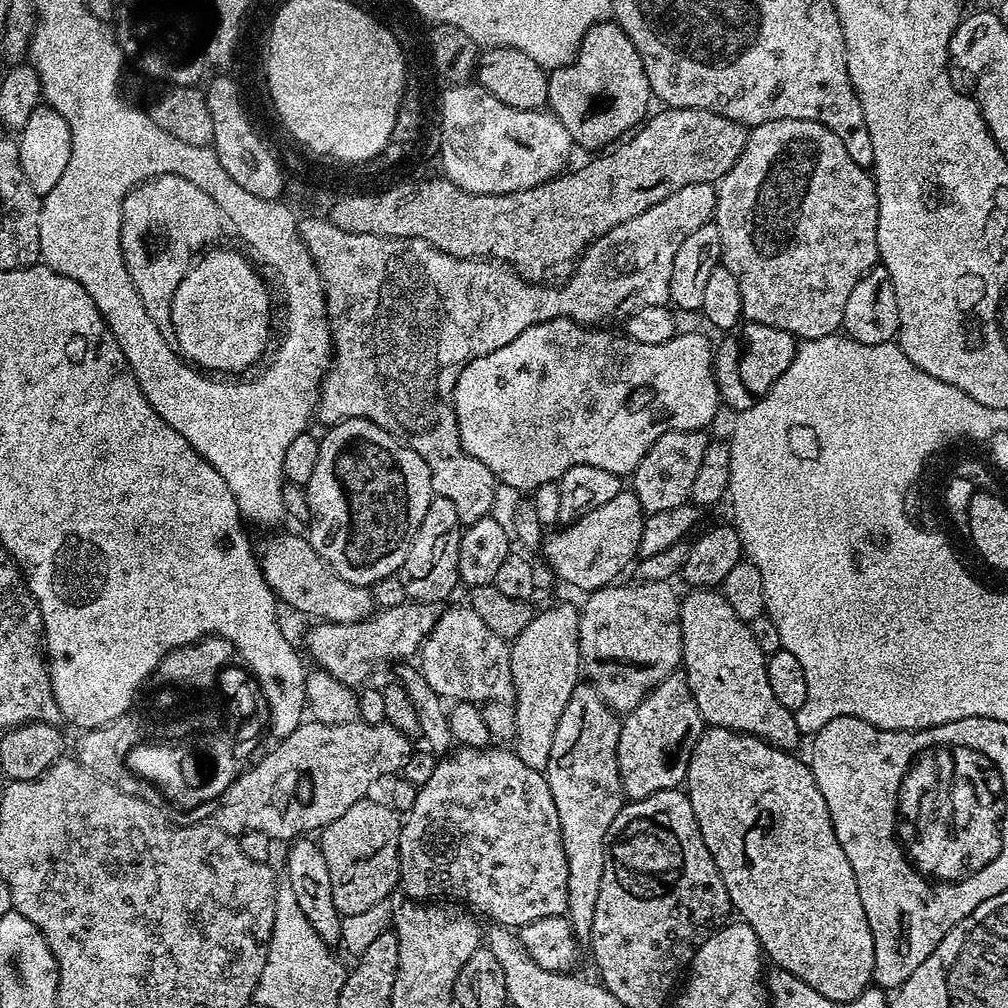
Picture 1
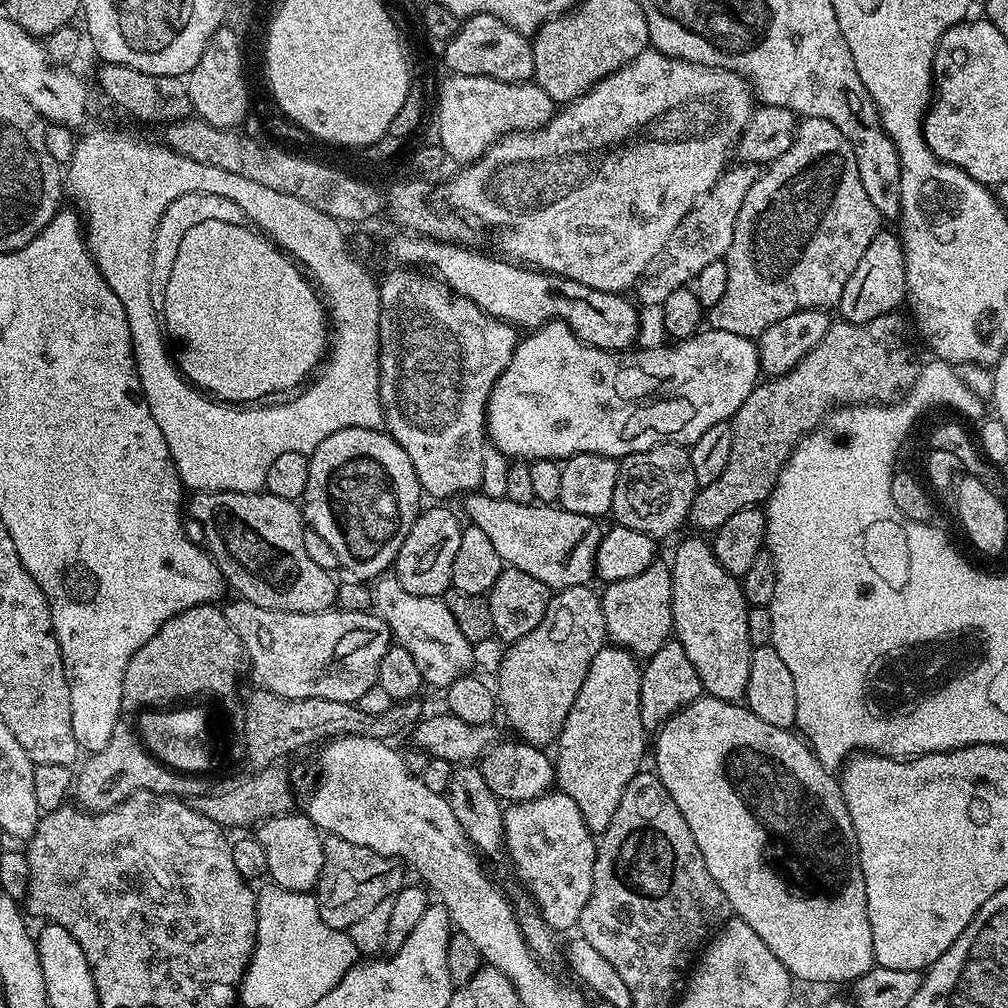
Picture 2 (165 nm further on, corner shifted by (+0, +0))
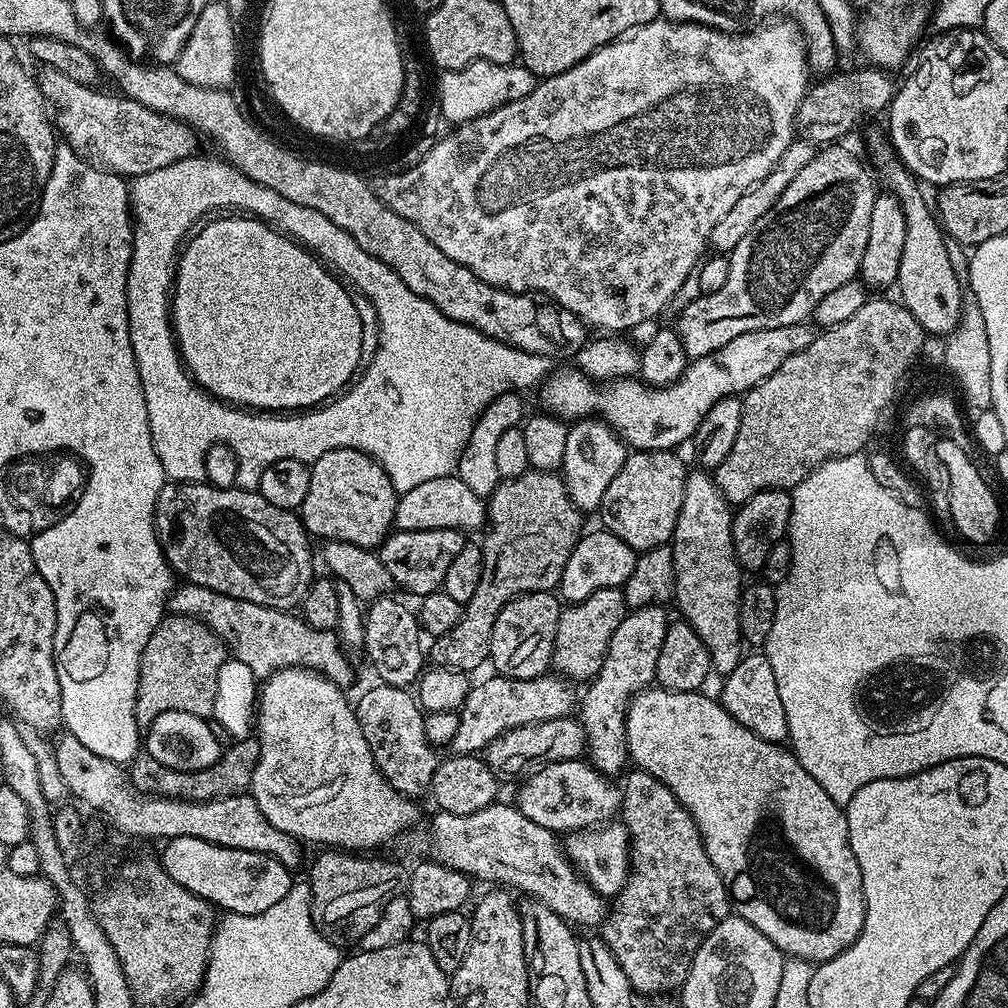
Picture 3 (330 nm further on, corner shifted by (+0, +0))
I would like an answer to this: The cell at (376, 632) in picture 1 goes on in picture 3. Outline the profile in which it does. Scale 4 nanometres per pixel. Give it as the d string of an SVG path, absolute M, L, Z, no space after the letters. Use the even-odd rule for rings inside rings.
M181 583L168 597L167 607L175 615L200 620L220 636L224 647L235 659L250 666L257 678L267 678L280 668L312 668L341 686L352 680L349 653L342 647L340 637L327 628L311 628L299 615L279 608L258 606L197 584Z

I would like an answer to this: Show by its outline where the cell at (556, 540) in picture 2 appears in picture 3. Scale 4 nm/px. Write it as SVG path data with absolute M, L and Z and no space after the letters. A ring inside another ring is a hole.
M455 474L446 478L433 478L430 482L414 486L414 490L406 490L397 499L394 524L402 532L459 528L461 532L471 534L475 528L485 527L486 500L474 494L474 490L470 490L470 486L466 486L466 482L462 482Z

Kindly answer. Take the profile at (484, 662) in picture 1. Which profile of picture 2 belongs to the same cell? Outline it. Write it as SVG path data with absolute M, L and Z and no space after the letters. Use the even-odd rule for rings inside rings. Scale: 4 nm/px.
M392 574L379 577L371 585L371 589L375 615L381 616L392 629L395 643L410 650L414 662L418 662L418 670L425 685L433 684L444 690L460 676L473 671L474 646L466 638L466 634L462 634L458 622L454 622L454 614L450 614L443 599L410 594L410 590L402 590L400 581Z

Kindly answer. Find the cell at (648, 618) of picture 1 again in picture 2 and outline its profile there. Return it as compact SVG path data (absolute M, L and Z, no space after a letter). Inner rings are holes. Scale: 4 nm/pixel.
M657 562L650 565L642 574L634 574L634 578L622 578L622 582L614 582L603 589L600 596L602 614L606 622L608 640L617 648L624 648L637 658L653 656L659 648L673 635L672 626L672 570L667 563Z

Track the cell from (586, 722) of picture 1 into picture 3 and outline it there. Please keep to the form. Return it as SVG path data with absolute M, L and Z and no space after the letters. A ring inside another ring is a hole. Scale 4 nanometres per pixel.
M647 604L644 608L634 608L625 614L622 622L618 622L618 630L614 630L614 634L610 638L606 658L602 662L602 670L598 670L598 674L592 677L587 685L588 693L585 696L583 693L582 703L578 708L578 719L584 728L586 756L592 767L597 768L605 776L615 777L616 772L623 773L629 767L626 712L632 697L636 693L644 691L655 681L658 654L662 651L662 642L666 639L666 630L670 623L670 615L668 616L668 612L664 608L667 607L660 604Z

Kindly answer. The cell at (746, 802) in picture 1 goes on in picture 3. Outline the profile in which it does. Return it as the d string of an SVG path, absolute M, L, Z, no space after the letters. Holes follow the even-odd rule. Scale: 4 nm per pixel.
M649 686L642 692L636 693L628 704L626 712L628 755L631 763L637 769L651 776L657 776L665 786L678 798L698 826L700 836L703 838L704 848L707 850L710 862L724 877L728 886L731 907L735 915L742 917L751 926L760 930L785 957L806 960L809 962L823 962L842 954L860 936L864 925L864 891L862 890L862 870L858 870L858 858L854 858L854 850L850 850L848 837L847 811L830 794L810 778L803 766L798 762L795 752L789 750L784 744L766 742L742 726L731 714L724 709L719 699L704 696L703 691L675 692L659 686Z

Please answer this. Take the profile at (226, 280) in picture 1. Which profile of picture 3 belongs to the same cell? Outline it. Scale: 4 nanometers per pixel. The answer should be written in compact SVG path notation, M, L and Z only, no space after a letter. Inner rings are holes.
M232 214L229 220L211 220L209 219L183 245L178 256L178 263L174 268L170 315L172 330L185 368L205 392L221 401L231 402L233 405L243 406L248 410L312 410L323 405L329 398L335 397L353 379L352 374L358 364L363 365L366 360L364 328L360 312L355 302L352 301L353 293L307 248L297 244L295 240L275 227L269 226L265 221L259 218L245 218L240 214Z

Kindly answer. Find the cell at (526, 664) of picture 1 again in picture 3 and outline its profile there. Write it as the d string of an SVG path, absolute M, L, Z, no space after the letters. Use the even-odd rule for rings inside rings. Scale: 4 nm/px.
M623 587L599 588L594 590L594 594L590 594L590 598L569 603L560 613L556 631L556 648L552 652L555 671L573 682L591 681L598 670L602 670L610 638L614 630L618 630L618 622L622 622L625 614Z

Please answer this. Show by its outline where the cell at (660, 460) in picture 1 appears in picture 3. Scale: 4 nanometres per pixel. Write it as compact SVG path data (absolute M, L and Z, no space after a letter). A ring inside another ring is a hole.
M632 450L629 451L622 470L618 470L614 482L602 497L598 509L598 517L605 529L613 532L618 538L622 538L636 553L642 553L651 548L657 548L671 541L678 514L682 510L682 498L686 498L686 478L688 477L689 465L684 465L684 460L672 450Z

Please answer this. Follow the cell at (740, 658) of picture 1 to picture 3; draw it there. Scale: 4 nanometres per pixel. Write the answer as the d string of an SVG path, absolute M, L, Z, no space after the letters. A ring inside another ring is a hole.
M708 470L689 471L686 478L686 498L682 498L682 510L678 514L676 529L670 541L676 571L674 604L680 607L679 615L687 620L698 638L702 638L712 659L712 667L720 674L734 670L742 655L742 569L734 554L733 515L733 509L720 493L713 473Z

